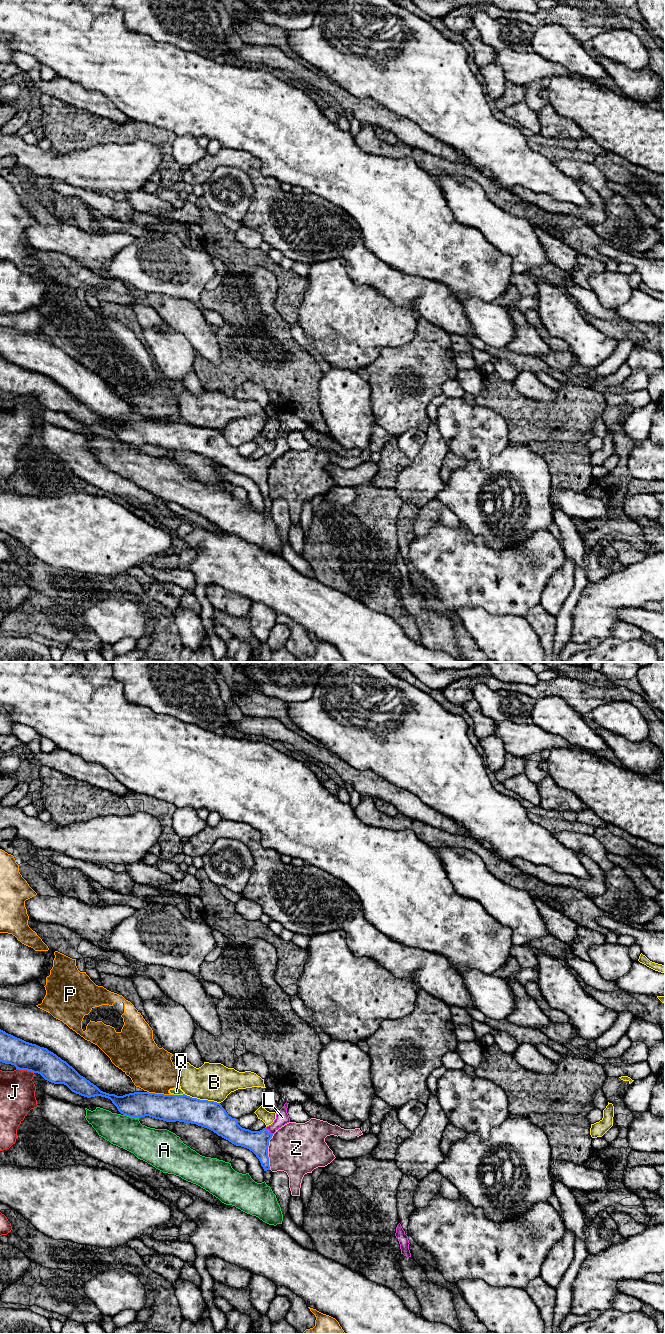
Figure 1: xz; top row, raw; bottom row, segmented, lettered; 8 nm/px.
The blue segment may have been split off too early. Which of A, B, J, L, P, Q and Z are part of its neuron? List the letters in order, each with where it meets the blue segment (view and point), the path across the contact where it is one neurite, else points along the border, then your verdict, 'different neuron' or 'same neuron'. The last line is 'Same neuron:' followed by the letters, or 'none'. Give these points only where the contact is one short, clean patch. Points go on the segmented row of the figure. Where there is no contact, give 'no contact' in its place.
A: meets blue in xz at (131, 1116); different neuron
B: meets blue in xz at (202, 1100); different neuron
J: meets blue in xz at (25, 1069); different neuron
L: meets blue in xz at (269, 1132); runs through xz (256, 1141), (269, 1132), (282, 1117); same neuron
P: meets blue in xz at (160, 1094); different neuron
Q: meets blue in xz at (178, 1095); different neuron
Z: meets blue in xz at (267, 1152); different neuron
Same neuron: L

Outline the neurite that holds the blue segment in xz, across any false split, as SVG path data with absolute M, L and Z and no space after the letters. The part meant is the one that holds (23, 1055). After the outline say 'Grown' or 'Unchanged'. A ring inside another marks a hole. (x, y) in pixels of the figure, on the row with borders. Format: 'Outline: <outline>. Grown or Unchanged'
Outline: M0 1029L0 1062L5 1064L11 1064L19 1070L27 1070L33 1073L40 1074L45 1080L54 1084L64 1084L72 1092L81 1096L91 1098L95 1096L101 1096L108 1098L117 1107L118 1111L126 1116L141 1118L149 1116L155 1119L163 1120L166 1122L184 1122L196 1124L198 1126L207 1128L218 1136L228 1140L236 1146L241 1146L252 1151L259 1159L264 1171L270 1170L268 1146L269 1140L273 1134L282 1126L290 1122L287 1108L289 1103L285 1103L284 1106L276 1113L276 1119L274 1122L263 1128L260 1131L251 1131L249 1129L242 1128L238 1124L238 1119L232 1118L228 1115L226 1110L220 1103L208 1100L200 1100L192 1098L185 1094L183 1095L164 1095L155 1094L149 1092L134 1092L125 1094L123 1096L117 1096L115 1094L109 1094L101 1091L96 1085L91 1083L85 1077L81 1076L72 1066L66 1061L62 1060L53 1052L47 1048L40 1047L36 1044L26 1042L20 1038L17 1038L11 1034L6 1033Z. Grown

